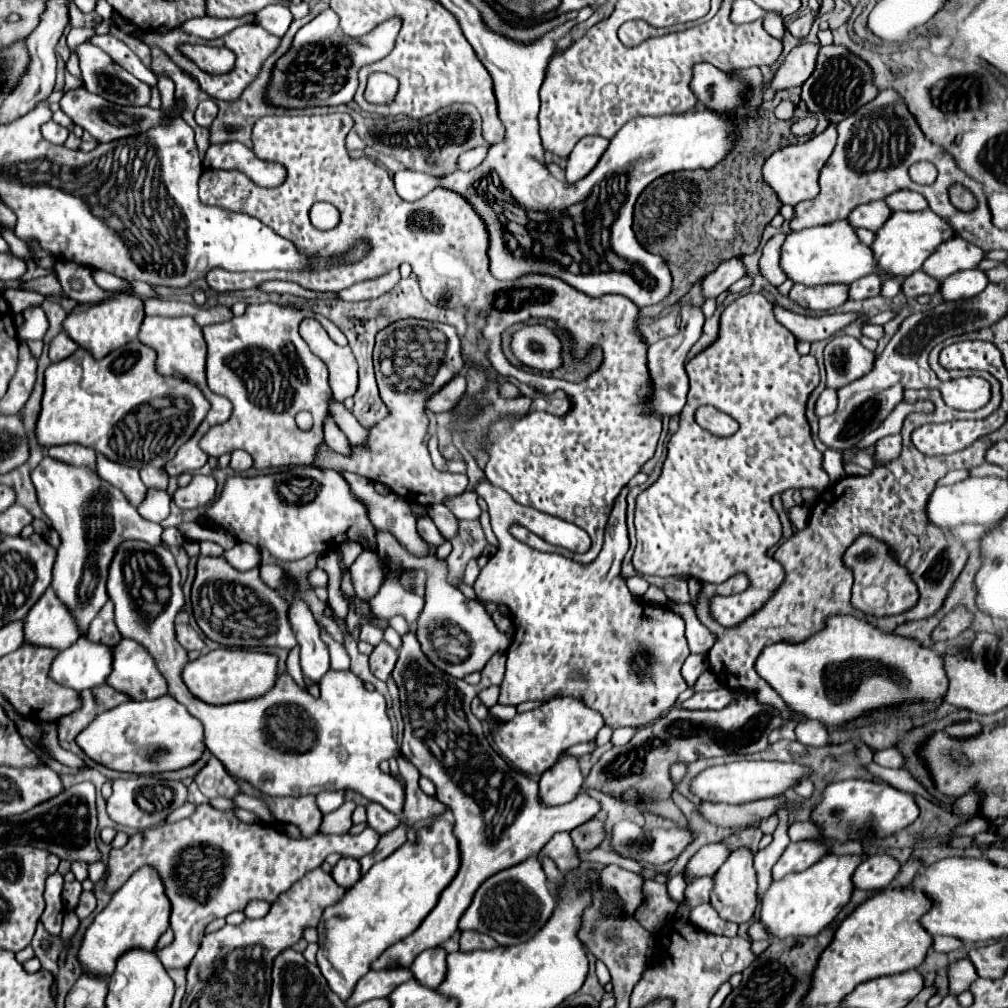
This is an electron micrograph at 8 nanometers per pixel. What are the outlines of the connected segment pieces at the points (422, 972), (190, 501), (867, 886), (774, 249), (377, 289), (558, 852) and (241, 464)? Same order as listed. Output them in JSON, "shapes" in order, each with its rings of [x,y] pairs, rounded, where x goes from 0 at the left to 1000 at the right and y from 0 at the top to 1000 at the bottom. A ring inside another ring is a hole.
{"shapes":[[[[438,938],[427,940],[415,946],[407,958],[407,962],[411,964],[411,970],[423,976],[425,980],[435,980],[442,970],[442,948],[444,944]]],[[[192,472],[192,476],[177,484],[173,488],[173,498],[181,506],[192,506],[192,504],[202,504],[212,496],[214,490],[214,476],[210,472]]],[[[881,847],[859,849],[847,867],[847,879],[853,883],[875,883],[893,865],[893,855]]],[[[770,232],[768,236],[762,238],[762,242],[758,244],[756,256],[754,256],[754,268],[760,274],[760,278],[767,284],[774,284],[780,278],[780,272],[776,270],[776,264],[772,262],[774,258],[774,246],[776,246],[776,238],[780,234],[778,232]]],[[[389,268],[377,276],[371,278],[363,278],[363,280],[355,280],[343,288],[339,288],[335,294],[343,300],[355,300],[355,298],[369,298],[375,294],[381,294],[383,290],[387,290],[397,278],[397,270]]],[[[563,825],[552,827],[552,829],[538,841],[536,851],[538,851],[538,849],[546,849],[546,851],[552,855],[552,859],[554,859],[558,865],[562,865],[562,867],[565,867],[567,863],[571,863],[573,857],[575,857],[575,853],[571,851],[571,839],[567,837],[567,831],[565,831]]],[[[232,446],[232,448],[230,448],[228,462],[230,462],[232,466],[236,466],[236,468],[246,466],[246,464],[250,462],[250,452],[248,452],[246,448],[242,448],[242,446]]]]}

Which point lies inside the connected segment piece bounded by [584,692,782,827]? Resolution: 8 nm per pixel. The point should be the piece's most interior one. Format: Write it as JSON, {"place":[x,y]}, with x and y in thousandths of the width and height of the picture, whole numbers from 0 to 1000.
{"place":[679,730]}

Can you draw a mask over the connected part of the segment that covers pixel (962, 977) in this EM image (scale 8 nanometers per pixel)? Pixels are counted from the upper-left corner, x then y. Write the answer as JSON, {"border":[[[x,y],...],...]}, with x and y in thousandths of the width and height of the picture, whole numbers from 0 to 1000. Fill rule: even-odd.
{"border":[[[950,952],[948,956],[942,958],[942,984],[944,984],[944,976],[946,976],[946,982],[960,982],[962,976],[970,970],[968,966],[968,960],[962,952]],[[954,954],[954,956],[952,956]],[[952,956],[952,958],[950,958]],[[952,976],[960,976],[960,980],[952,980]]]}

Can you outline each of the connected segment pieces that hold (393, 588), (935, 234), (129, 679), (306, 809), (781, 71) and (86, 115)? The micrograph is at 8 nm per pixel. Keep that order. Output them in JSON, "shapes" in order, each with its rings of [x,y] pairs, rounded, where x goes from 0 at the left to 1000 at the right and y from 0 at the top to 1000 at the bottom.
{"shapes":[[[[395,573],[381,575],[375,589],[369,591],[365,595],[365,599],[367,599],[367,605],[371,611],[385,615],[393,609],[401,609],[405,619],[411,619],[421,603],[421,595],[409,587],[403,587],[397,581]]],[[[923,206],[915,210],[887,210],[883,218],[869,230],[869,240],[863,244],[871,264],[891,276],[899,276],[909,268],[915,268],[919,256],[929,248],[931,242],[944,238],[948,234],[944,222],[925,210]]],[[[119,635],[111,647],[113,665],[107,671],[105,679],[117,687],[127,688],[131,694],[145,694],[167,688],[167,679],[157,667],[157,661],[145,643],[133,635]]],[[[262,790],[262,794],[266,796],[266,800],[276,815],[286,815],[286,817],[296,819],[296,823],[302,831],[312,829],[315,825],[315,819],[319,815],[319,806],[315,804],[312,790],[278,792],[278,794]]],[[[794,42],[792,46],[788,46],[780,56],[780,60],[776,62],[776,65],[772,67],[766,79],[766,87],[778,89],[786,85],[796,85],[808,71],[812,50],[813,44],[806,44],[806,42]]],[[[73,87],[73,89],[63,91],[63,95],[60,99],[60,107],[71,117],[71,121],[75,125],[89,131],[91,137],[95,137],[97,141],[111,141],[111,139],[117,139],[117,137],[141,133],[147,127],[151,127],[153,123],[161,121],[159,109],[151,109],[147,105],[143,105],[143,107],[117,105],[117,103],[111,103],[111,101],[103,99],[97,93],[89,93],[85,87]]]]}

